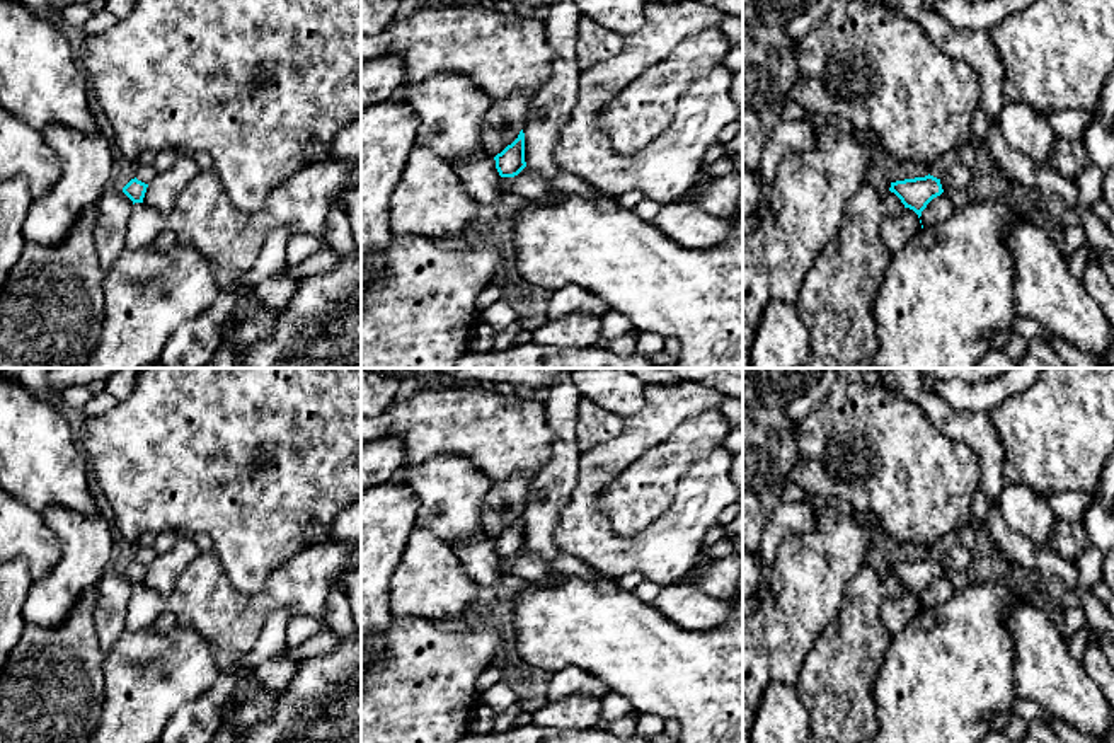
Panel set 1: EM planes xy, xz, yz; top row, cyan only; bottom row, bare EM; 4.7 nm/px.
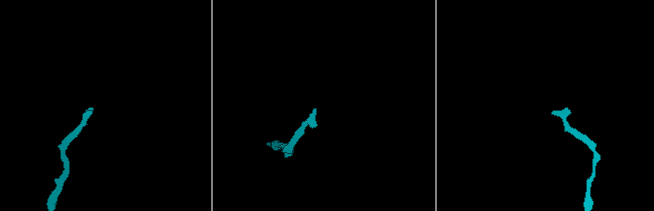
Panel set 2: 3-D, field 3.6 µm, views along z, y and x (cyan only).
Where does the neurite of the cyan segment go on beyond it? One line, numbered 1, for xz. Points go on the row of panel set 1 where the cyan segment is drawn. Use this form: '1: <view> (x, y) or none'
1: none

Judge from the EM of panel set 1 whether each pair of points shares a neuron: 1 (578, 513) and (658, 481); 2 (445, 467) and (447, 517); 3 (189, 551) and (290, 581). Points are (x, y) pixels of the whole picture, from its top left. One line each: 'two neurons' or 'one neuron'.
1: two neurons
2: one neuron
3: two neurons

